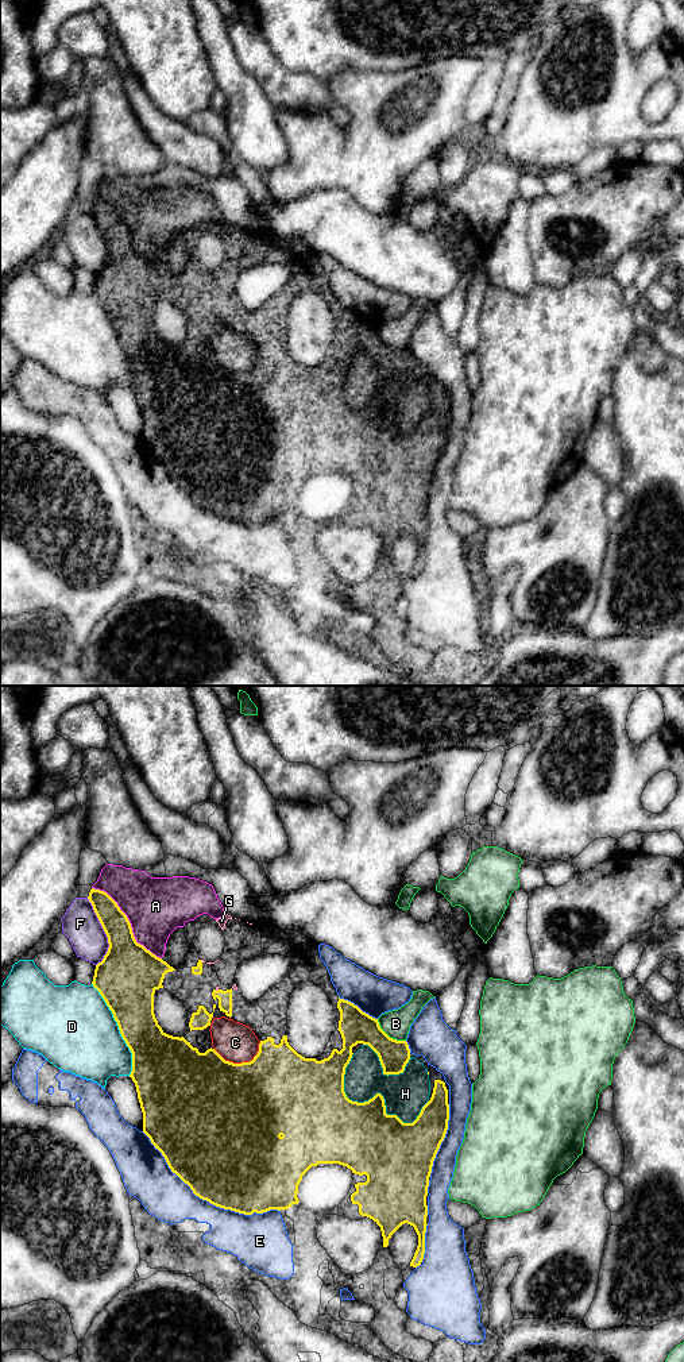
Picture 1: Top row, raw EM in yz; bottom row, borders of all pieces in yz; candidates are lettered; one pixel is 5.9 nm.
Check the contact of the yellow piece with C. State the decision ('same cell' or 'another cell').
another cell

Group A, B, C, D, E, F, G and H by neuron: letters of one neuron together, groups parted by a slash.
A C G H / B / D / E / F

